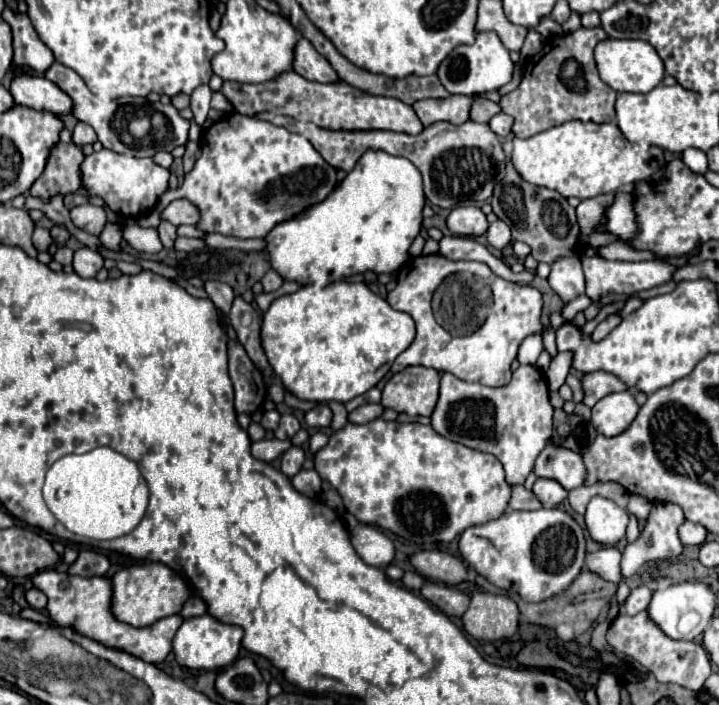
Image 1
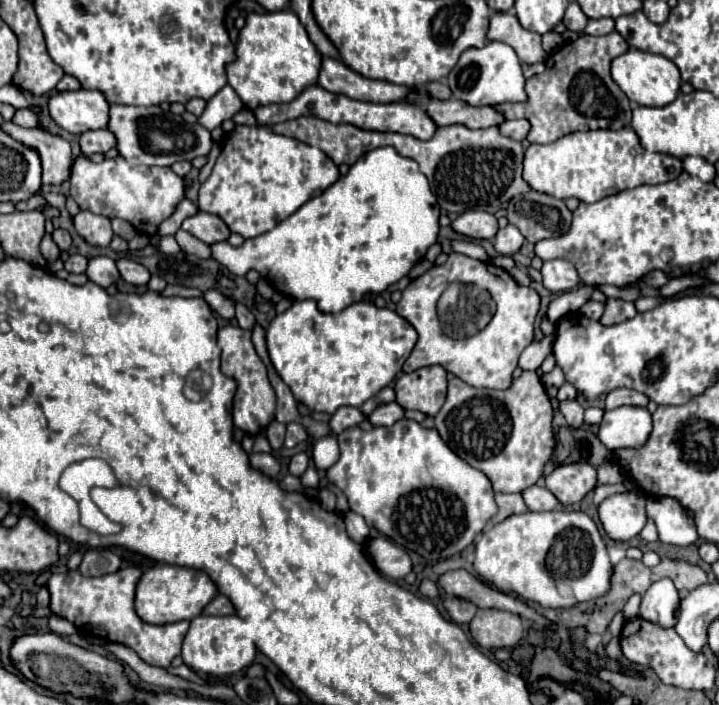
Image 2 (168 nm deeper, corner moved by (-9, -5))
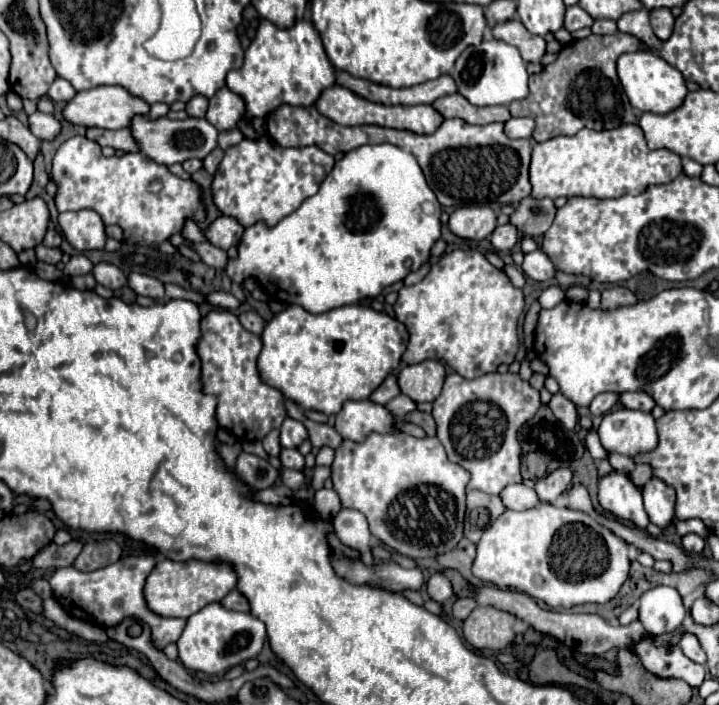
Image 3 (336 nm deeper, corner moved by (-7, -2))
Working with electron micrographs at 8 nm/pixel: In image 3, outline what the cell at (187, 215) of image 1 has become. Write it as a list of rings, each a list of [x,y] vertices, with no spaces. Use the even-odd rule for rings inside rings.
[[[223,215],[209,225],[205,235],[215,247],[227,251],[227,249],[239,245],[239,239],[243,237],[243,231],[245,231],[245,227],[237,219],[231,219],[231,217]]]

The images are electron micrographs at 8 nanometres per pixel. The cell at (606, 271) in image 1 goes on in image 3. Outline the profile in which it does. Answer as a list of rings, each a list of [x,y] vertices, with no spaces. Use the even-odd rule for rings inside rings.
[[[551,285],[551,287],[547,287],[547,289],[541,293],[539,303],[541,303],[543,309],[551,309],[551,307],[555,307],[557,303],[561,303],[563,299],[565,299],[565,291],[563,291],[559,285]]]

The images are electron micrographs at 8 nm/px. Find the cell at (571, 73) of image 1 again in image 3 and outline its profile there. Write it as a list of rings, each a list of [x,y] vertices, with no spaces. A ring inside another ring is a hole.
[[[627,33],[589,35],[587,39],[575,41],[575,45],[563,49],[559,57],[543,69],[543,73],[529,77],[531,93],[527,99],[509,105],[511,117],[535,119],[535,141],[547,141],[557,135],[575,135],[583,127],[615,129],[625,123],[635,123],[633,107],[619,83],[615,61],[619,55],[639,49],[647,49],[645,43]]]

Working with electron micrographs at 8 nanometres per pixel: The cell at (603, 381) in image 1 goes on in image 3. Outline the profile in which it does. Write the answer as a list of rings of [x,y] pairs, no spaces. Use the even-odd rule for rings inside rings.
[[[635,391],[635,393],[623,393],[621,395],[621,403],[627,409],[639,409],[645,413],[651,413],[651,409],[655,407],[655,401],[645,393],[645,391]]]

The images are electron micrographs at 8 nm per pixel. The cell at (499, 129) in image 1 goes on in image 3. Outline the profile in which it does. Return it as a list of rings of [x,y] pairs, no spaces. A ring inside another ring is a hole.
[[[519,117],[519,119],[509,119],[505,123],[505,135],[511,139],[523,139],[531,137],[535,129],[535,121],[531,117]]]

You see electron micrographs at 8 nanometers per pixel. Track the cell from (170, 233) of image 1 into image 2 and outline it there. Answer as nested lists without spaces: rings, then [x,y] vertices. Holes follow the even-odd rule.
[[[177,230],[175,240],[177,240],[177,244],[181,246],[181,250],[187,252],[187,254],[193,254],[193,256],[199,256],[199,258],[209,258],[209,256],[211,256],[209,246],[203,244],[201,240],[197,240],[195,236],[191,236],[191,234],[185,232],[185,230]]]

